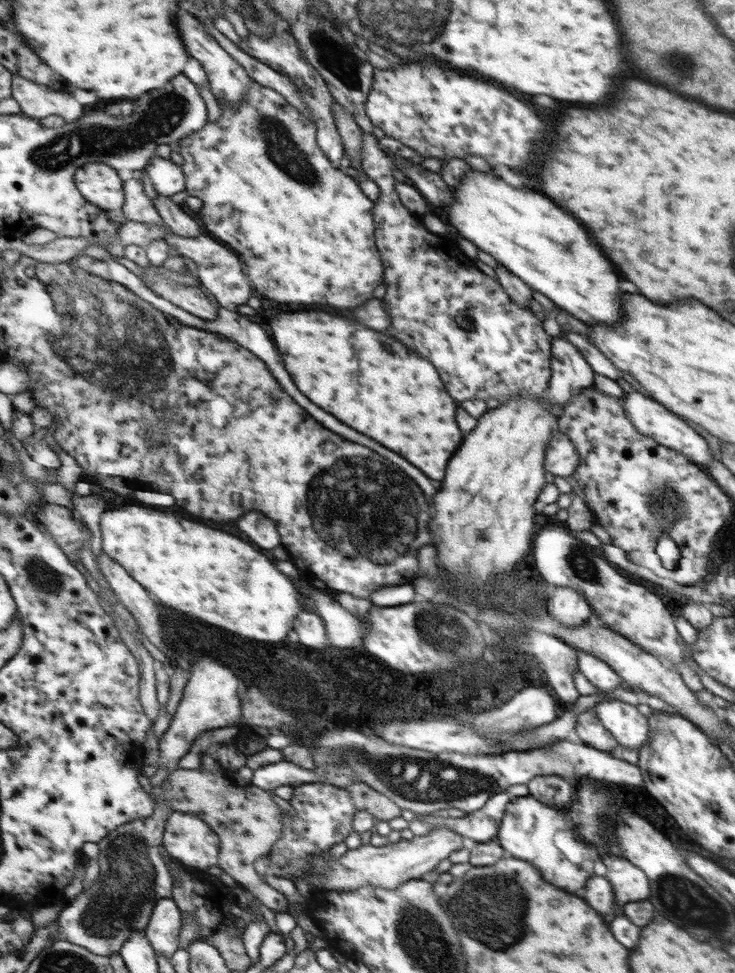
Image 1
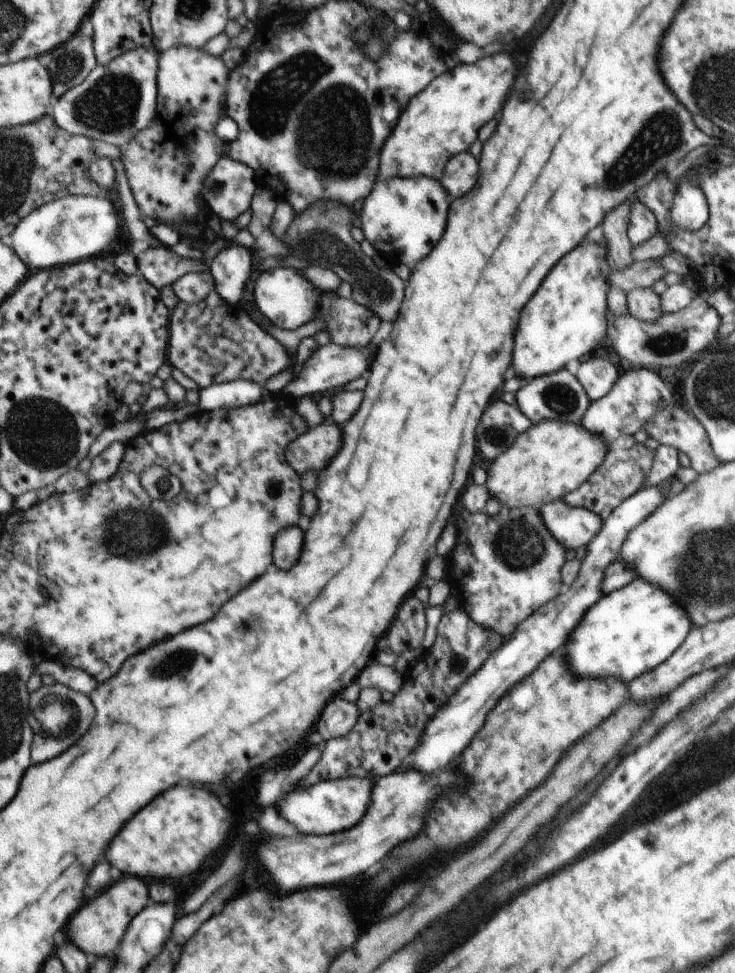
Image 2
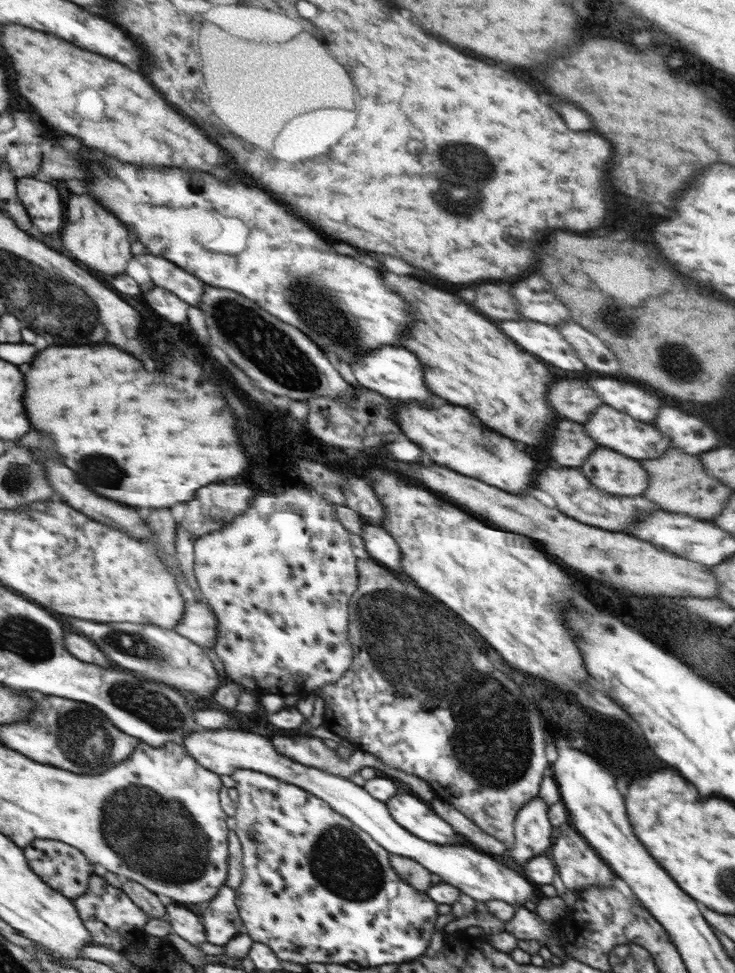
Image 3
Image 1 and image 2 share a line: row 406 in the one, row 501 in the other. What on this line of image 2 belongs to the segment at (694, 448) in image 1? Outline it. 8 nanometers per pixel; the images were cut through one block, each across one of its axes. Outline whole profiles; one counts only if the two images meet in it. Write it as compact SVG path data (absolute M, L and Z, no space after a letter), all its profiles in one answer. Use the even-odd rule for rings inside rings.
M671 475L662 483L656 485L643 486L629 498L623 500L621 506L610 512L610 515L602 521L599 532L586 544L584 558L580 561L580 566L575 580L565 588L563 594L551 604L539 607L533 615L523 622L523 628L519 632L515 630L515 636L510 636L493 652L482 664L483 668L478 668L469 680L466 680L458 691L438 711L434 712L433 718L426 724L423 732L423 744L415 750L411 766L423 774L433 774L443 768L447 768L457 752L461 752L473 734L483 726L483 720L487 712L495 706L495 702L517 682L521 682L525 676L529 676L537 664L549 656L553 650L561 648L573 628L579 624L583 612L593 606L601 598L601 584L603 580L603 568L609 567L611 562L620 560L623 541L632 528L638 526L647 518L666 498L669 496L669 488L674 480L678 480L675 475Z

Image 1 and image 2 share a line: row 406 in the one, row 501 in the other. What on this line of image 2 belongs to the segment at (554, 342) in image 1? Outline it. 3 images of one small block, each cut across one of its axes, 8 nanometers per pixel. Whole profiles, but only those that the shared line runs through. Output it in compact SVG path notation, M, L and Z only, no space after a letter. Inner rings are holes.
M562 498L541 506L537 513L543 526L565 550L585 547L602 525L600 516L584 508L569 506Z

